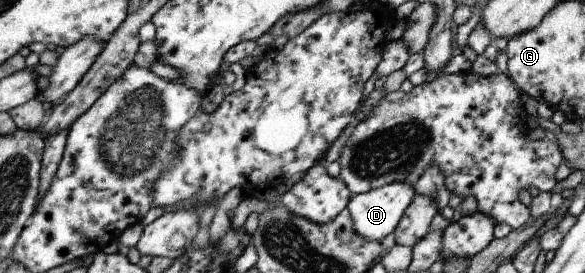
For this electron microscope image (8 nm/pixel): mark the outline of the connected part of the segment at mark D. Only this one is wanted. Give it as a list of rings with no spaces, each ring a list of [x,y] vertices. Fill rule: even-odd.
[[[395,182],[359,195],[350,199],[348,210],[352,213],[357,233],[370,240],[383,240],[397,229],[407,207],[416,195],[415,189],[407,182]]]

